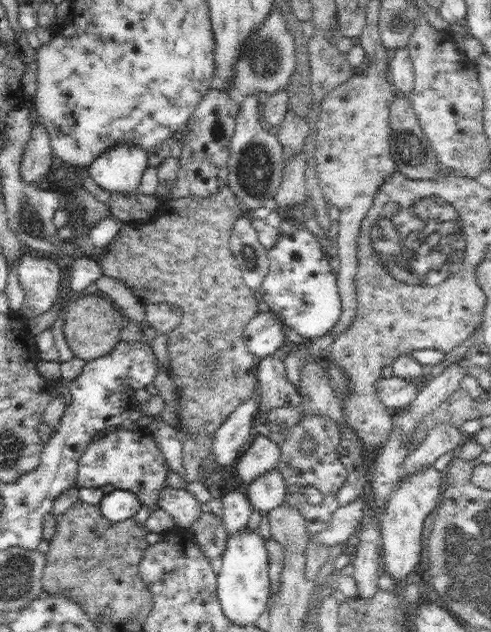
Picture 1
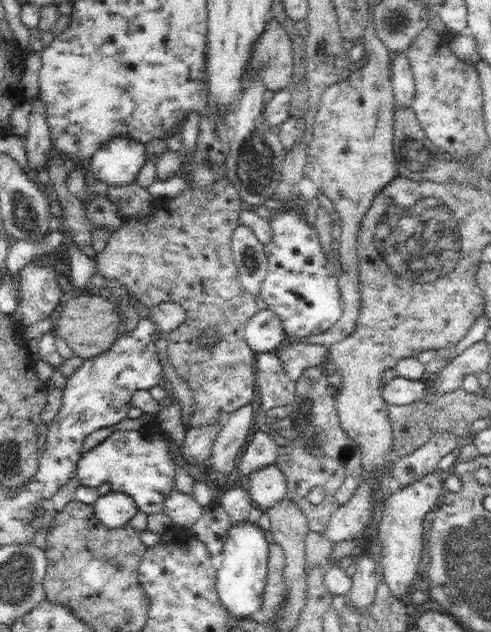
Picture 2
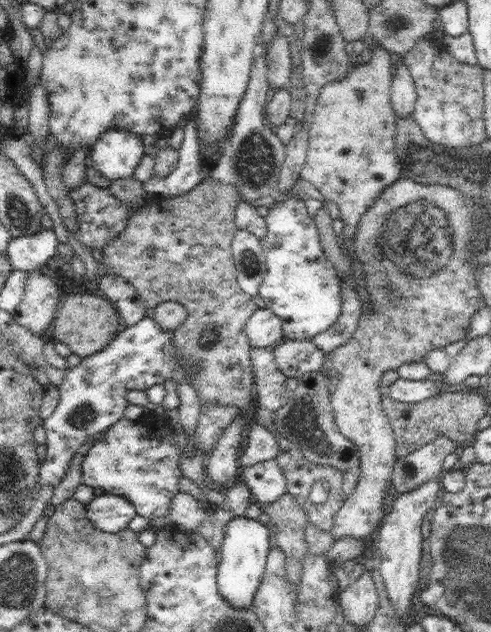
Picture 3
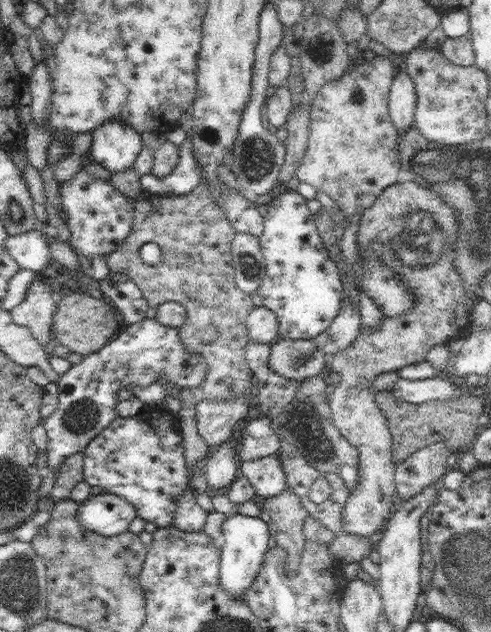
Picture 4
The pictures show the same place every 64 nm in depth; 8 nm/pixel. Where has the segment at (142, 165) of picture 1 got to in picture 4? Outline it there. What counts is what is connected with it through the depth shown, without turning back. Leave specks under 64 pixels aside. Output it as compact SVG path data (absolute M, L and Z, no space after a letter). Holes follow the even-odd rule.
M123 122L105 124L105 128L93 132L91 156L95 164L113 174L121 174L133 168L139 152L143 150L141 134Z

